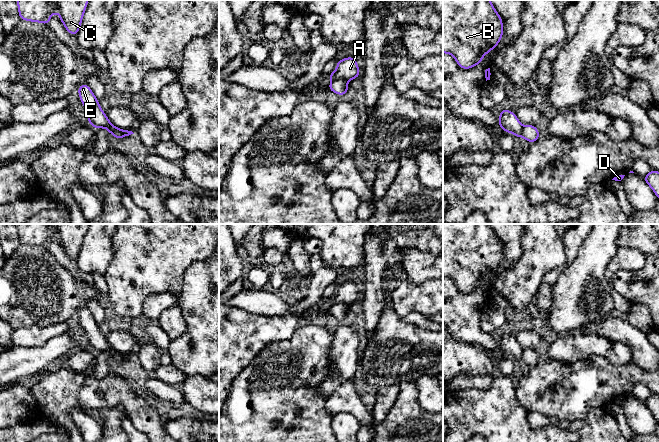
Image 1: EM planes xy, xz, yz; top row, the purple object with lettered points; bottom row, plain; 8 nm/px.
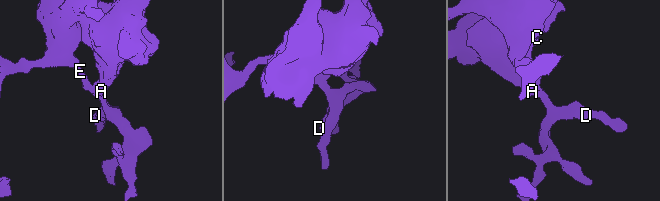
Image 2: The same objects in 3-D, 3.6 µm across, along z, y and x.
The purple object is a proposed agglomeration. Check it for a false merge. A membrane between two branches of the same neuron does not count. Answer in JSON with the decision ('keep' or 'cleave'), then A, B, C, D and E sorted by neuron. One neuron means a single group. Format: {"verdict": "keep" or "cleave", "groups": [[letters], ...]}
{"verdict": "cleave", "groups": [["A", "B"], ["C", "D", "E"]]}

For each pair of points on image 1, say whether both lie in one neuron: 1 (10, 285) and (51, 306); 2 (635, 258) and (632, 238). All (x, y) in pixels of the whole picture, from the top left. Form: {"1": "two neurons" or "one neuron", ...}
{"1": "one neuron", "2": "two neurons"}

